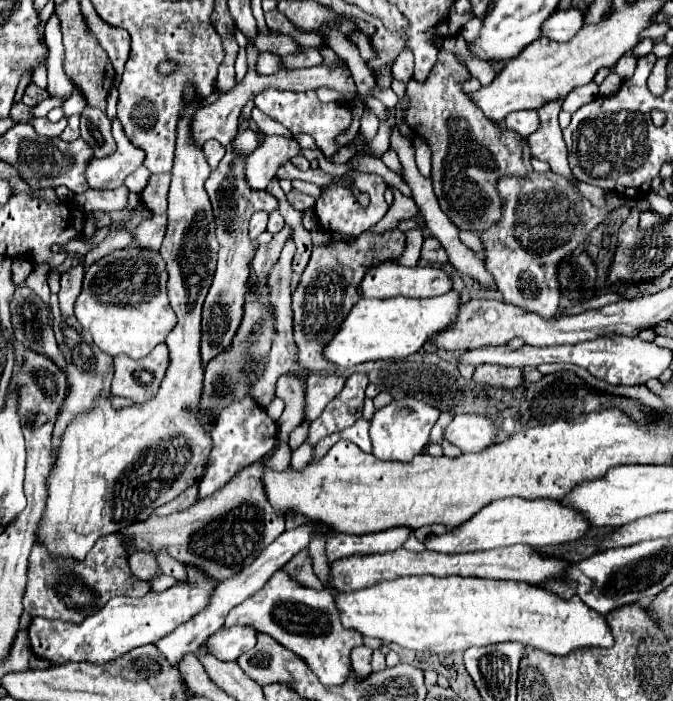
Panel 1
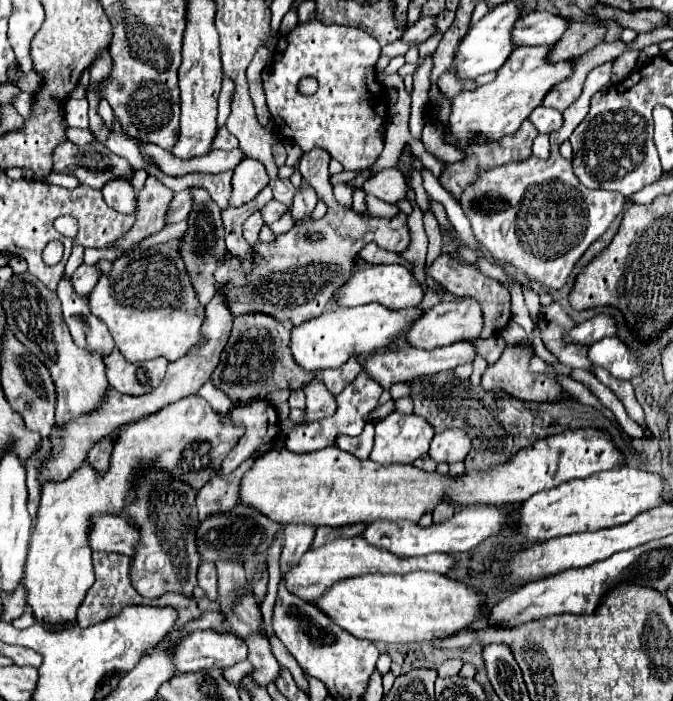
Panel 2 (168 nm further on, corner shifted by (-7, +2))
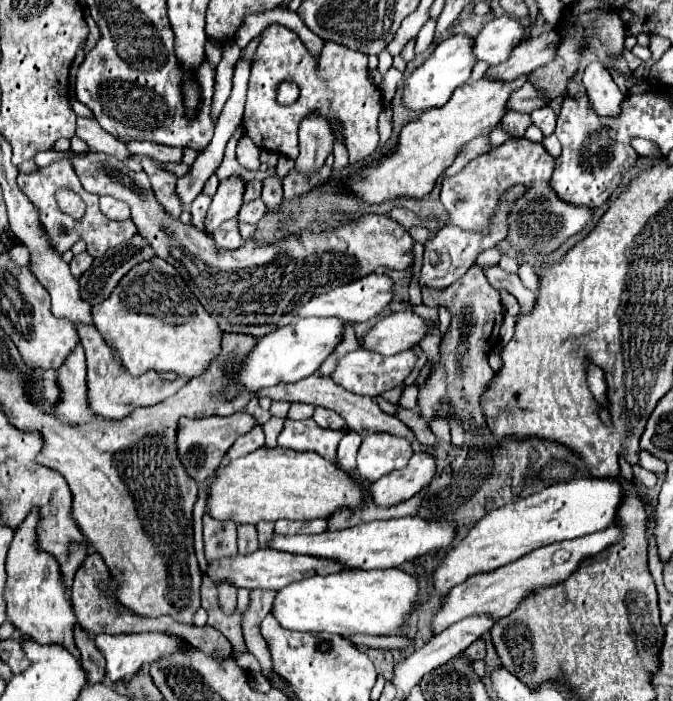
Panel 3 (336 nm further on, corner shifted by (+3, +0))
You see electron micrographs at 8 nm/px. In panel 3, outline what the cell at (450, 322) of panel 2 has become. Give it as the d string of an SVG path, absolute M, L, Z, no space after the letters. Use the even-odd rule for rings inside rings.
M412 310L394 312L378 320L360 340L360 346L382 356L394 356L418 344L426 332L424 320Z

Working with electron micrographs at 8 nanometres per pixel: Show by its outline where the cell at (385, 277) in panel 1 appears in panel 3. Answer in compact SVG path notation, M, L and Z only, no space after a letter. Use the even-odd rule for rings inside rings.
M370 274L366 278L360 278L358 282L350 282L346 286L334 288L326 294L314 296L308 304L304 304L298 310L298 318L308 318L308 316L328 318L328 316L334 316L334 318L340 318L342 322L356 324L356 322L374 320L382 310L388 308L390 300L392 300L392 280L384 274Z

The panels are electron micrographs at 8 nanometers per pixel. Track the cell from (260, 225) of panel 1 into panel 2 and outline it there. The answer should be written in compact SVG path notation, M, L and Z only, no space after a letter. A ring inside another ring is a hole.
M254 212L246 222L244 222L244 238L254 246L258 244L258 234L260 234L260 228L264 226L264 218L260 212Z

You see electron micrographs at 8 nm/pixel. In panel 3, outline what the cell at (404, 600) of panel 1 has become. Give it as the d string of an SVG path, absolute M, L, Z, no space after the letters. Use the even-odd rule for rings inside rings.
M398 568L346 570L328 576L310 576L276 592L272 614L286 630L352 634L394 634L412 614L418 596L418 580Z

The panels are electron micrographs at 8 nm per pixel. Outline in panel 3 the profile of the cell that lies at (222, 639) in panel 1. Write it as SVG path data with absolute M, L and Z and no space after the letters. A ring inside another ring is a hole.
M136 632L136 634L116 634L116 636L96 634L94 644L106 658L106 680L114 684L118 680L130 678L132 674L136 674L140 668L148 666L150 662L156 662L158 658L178 650L178 646L182 644L182 638L176 638L164 632Z

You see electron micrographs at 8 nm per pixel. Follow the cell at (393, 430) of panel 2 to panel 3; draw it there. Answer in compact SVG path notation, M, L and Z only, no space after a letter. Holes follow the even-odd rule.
M368 434L358 450L358 474L362 480L378 480L392 470L402 470L412 456L412 446L404 438L390 438L390 434Z

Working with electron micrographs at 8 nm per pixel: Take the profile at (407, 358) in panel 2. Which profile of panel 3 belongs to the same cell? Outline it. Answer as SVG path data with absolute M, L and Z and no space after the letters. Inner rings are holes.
M354 350L344 354L338 360L338 366L334 368L334 372L330 374L330 378L340 384L342 388L356 392L356 394L364 394L364 396L380 396L382 392L386 392L390 386L402 384L404 378L410 374L410 370L416 364L416 356L412 350L404 350L400 354L394 356L382 356L382 354L370 354L368 350Z

